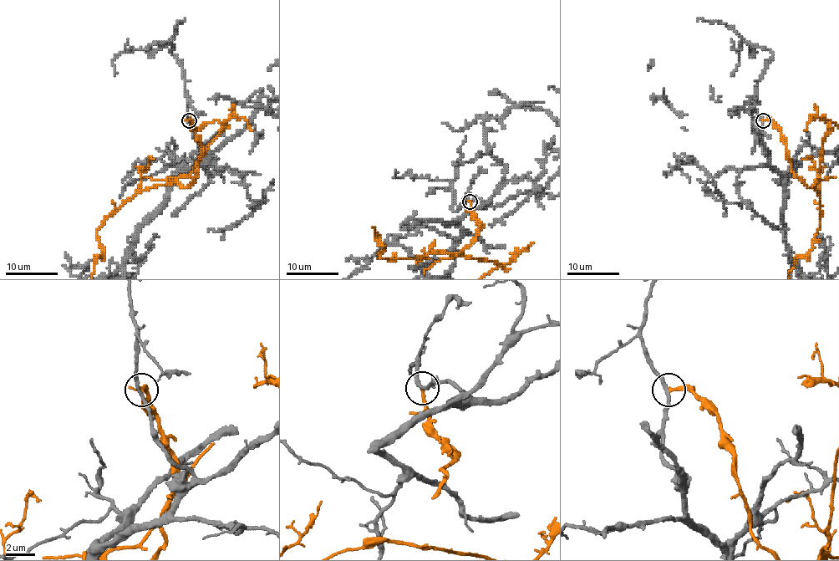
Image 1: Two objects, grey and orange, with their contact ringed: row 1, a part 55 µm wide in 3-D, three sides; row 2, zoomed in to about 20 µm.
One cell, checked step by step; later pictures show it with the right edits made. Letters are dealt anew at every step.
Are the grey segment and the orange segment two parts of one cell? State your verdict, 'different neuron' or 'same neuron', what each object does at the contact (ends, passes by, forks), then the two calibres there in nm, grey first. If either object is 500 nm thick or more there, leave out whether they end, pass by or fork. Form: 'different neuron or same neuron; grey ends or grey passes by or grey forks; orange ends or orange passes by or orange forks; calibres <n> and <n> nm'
different neuron; grey passes by; orange ends; calibres 220 and 240 nm

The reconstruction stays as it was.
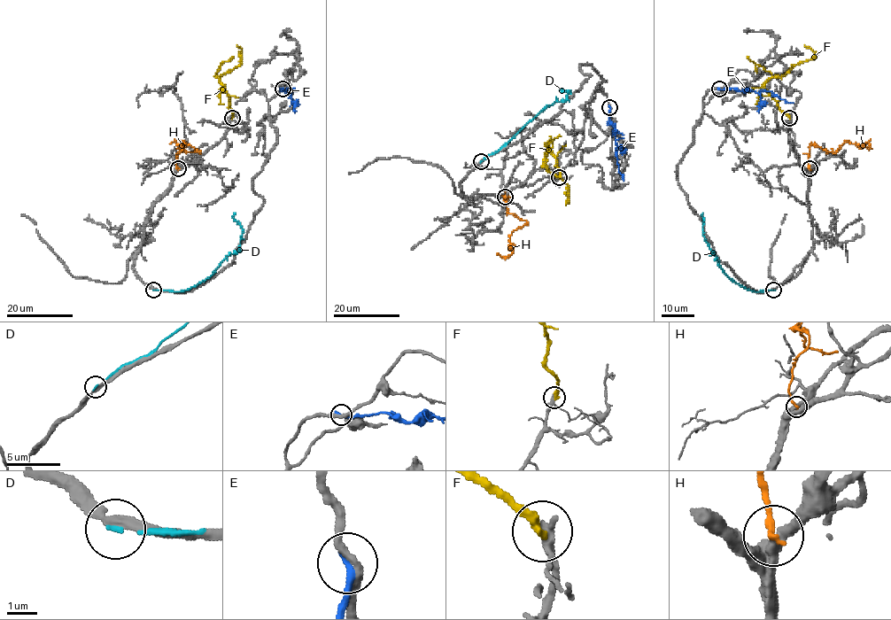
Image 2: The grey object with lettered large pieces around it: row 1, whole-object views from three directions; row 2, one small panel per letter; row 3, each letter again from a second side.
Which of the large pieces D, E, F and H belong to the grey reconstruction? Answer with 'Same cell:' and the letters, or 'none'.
Same cell: F

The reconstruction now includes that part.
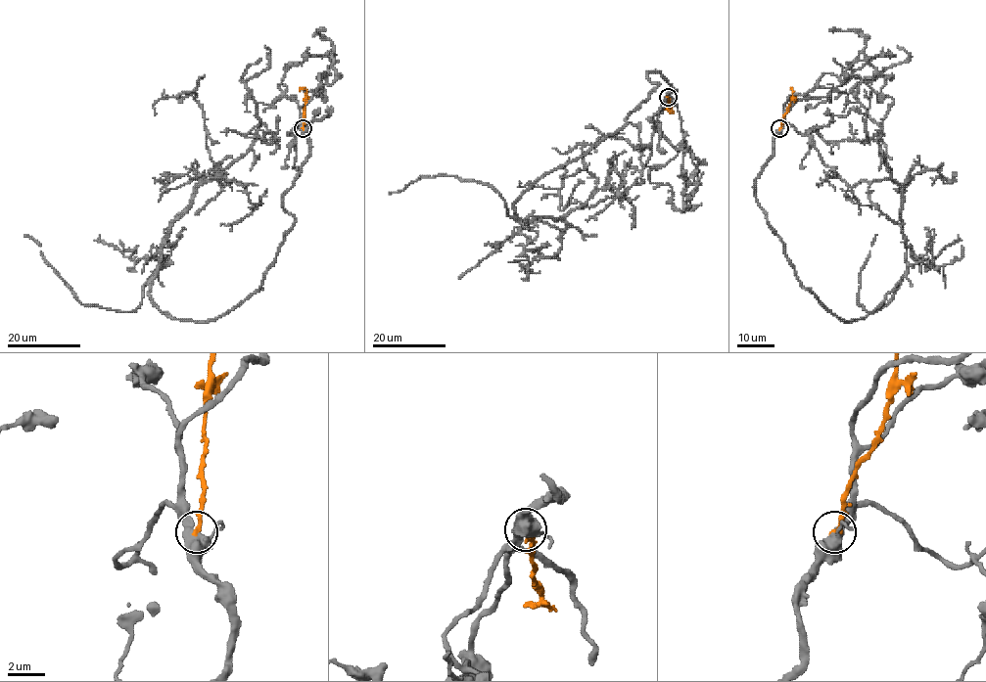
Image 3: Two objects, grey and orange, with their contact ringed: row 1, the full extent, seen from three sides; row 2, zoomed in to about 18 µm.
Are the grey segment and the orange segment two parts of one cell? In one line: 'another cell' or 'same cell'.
another cell

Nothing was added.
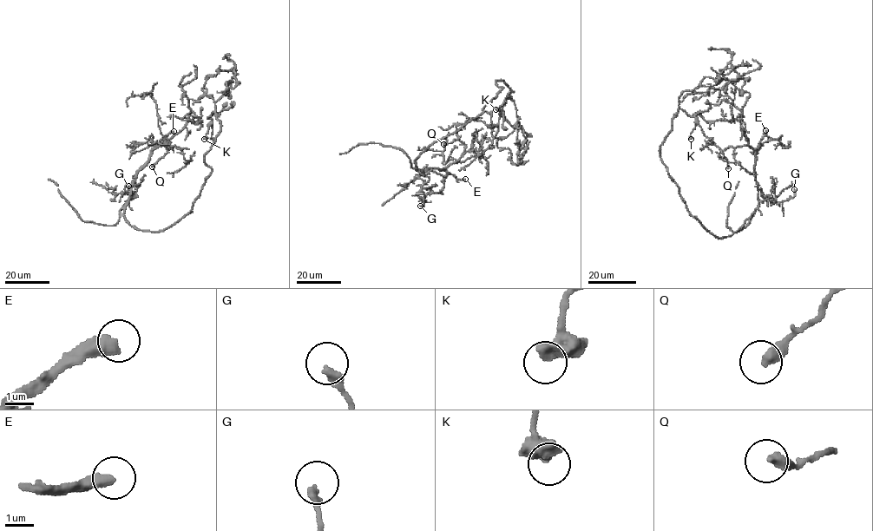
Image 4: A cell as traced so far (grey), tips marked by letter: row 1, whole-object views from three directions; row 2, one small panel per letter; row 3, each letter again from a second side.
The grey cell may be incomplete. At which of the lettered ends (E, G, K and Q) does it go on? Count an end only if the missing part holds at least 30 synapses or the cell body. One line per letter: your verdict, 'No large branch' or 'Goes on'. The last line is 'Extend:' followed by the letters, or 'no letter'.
E: Goes on
G: No large branch
K: No large branch
Q: No large branch
Extend: E

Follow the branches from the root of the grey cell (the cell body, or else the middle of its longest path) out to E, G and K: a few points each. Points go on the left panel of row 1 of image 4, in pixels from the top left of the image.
E: (173, 224), (158, 232), (139, 230), (124, 215), (135, 173), (147, 161), (150, 151), (173, 131)
G: (173, 224), (158, 232), (132, 226), (124, 209), (130, 198), (138, 196), (130, 199), (128, 186)
K: (173, 224), (192, 212), (211, 173), (204, 154), (221, 128), (213, 111), (207, 118), (212, 121), (204, 139)

